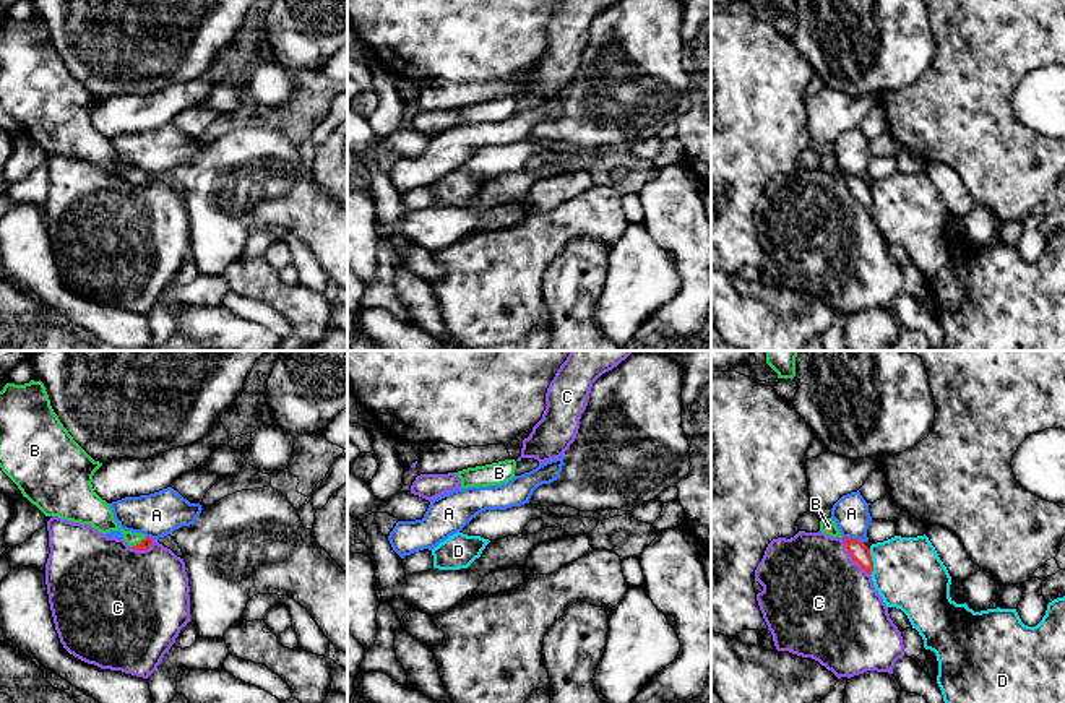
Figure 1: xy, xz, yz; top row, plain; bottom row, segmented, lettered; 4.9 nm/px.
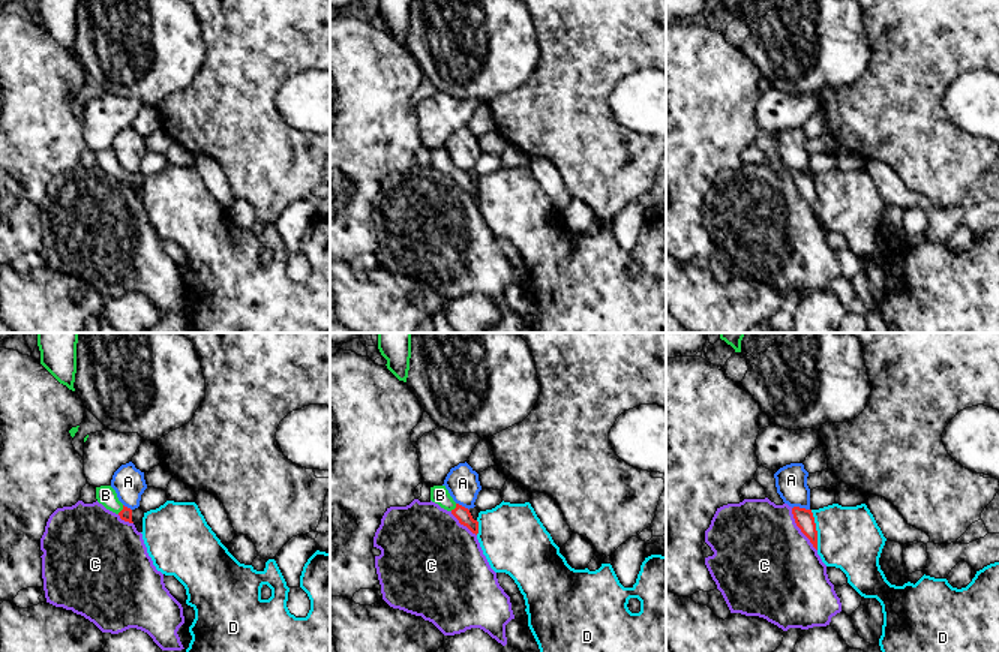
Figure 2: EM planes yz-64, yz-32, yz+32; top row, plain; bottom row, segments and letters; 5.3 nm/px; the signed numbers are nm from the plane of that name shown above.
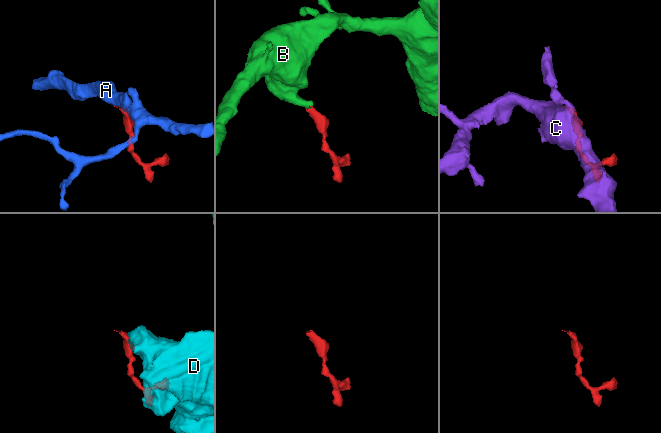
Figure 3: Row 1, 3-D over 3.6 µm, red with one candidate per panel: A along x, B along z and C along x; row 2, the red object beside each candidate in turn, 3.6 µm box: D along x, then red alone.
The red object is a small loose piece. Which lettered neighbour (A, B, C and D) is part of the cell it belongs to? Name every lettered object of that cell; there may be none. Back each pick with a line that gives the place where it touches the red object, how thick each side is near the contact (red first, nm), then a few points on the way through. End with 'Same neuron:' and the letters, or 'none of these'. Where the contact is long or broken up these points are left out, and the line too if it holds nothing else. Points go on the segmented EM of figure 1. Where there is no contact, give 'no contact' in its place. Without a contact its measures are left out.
B: meets red in xy at (140, 543); 50 nm thick on the red side, 130 nm on the other; runs through xy (146, 543), (140, 543), (109, 525), (99, 515)
Same neuron: B

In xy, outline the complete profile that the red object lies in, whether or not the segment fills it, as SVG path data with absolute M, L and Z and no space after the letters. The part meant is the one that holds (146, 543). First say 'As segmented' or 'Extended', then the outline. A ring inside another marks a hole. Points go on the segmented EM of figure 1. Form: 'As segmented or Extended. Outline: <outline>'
Extended. Outline: M41 380L3 386L0 468L23 497L45 516L89 524L102 534L120 531L132 549L149 549L153 539L122 529L110 505L94 492L91 482L101 466L63 427Z

